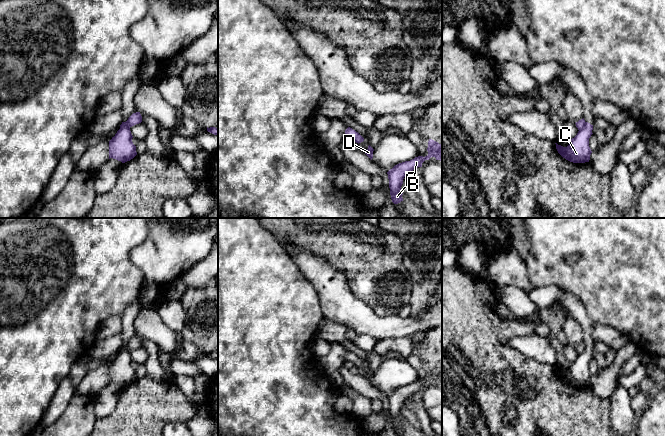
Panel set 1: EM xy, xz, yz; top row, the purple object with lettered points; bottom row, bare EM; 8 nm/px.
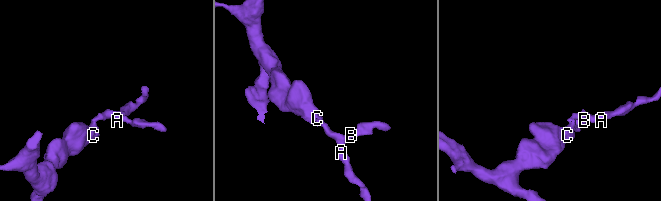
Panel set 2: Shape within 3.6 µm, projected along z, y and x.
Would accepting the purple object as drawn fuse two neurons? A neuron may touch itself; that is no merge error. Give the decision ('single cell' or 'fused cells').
fused cells

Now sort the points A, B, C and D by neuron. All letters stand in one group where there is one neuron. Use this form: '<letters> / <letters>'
A B D / C

